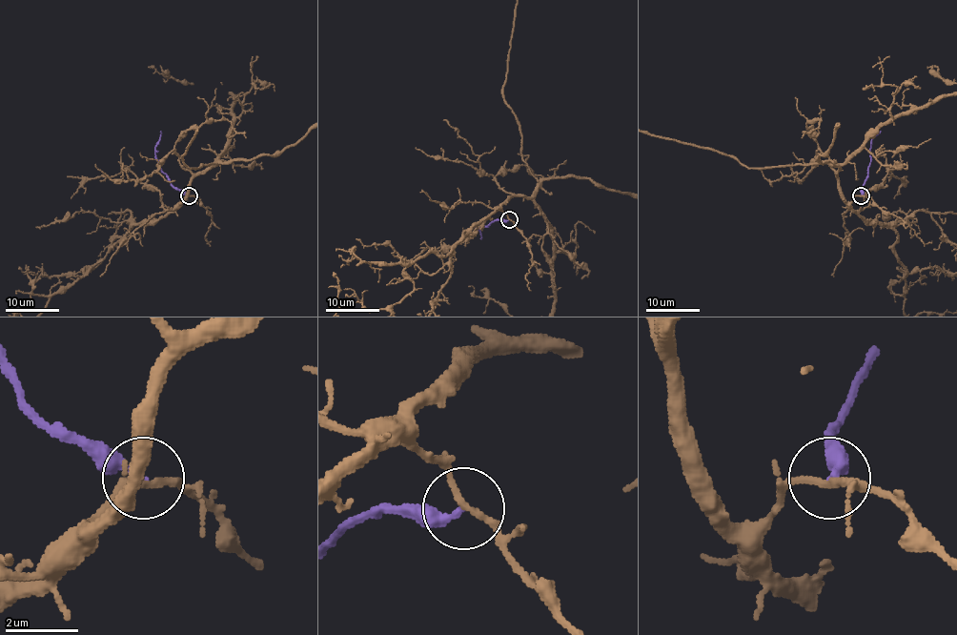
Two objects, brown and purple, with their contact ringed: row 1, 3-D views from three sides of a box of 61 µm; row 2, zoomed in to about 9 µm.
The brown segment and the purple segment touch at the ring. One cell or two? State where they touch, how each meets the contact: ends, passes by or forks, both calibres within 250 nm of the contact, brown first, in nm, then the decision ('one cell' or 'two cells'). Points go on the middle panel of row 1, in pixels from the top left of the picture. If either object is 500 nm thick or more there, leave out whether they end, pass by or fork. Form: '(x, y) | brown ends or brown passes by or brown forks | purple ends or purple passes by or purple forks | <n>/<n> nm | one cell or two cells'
(509, 219) | brown passes by | purple ends | 180/240 nm | two cells

